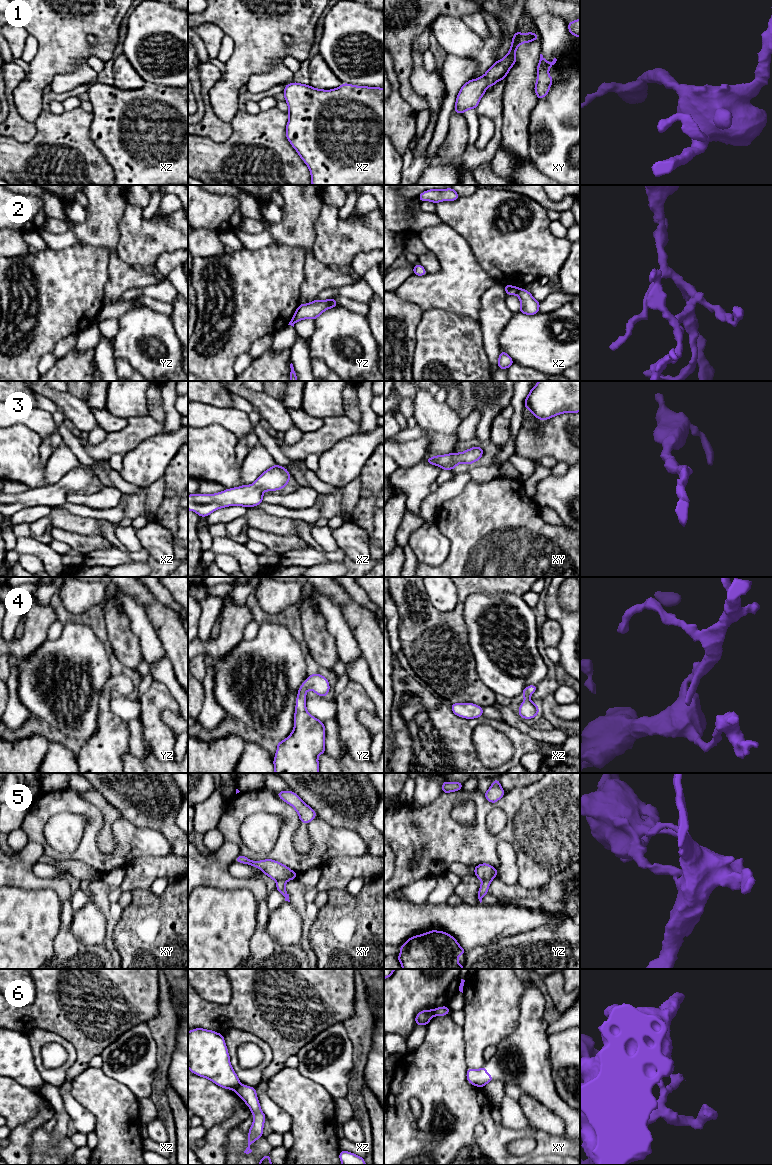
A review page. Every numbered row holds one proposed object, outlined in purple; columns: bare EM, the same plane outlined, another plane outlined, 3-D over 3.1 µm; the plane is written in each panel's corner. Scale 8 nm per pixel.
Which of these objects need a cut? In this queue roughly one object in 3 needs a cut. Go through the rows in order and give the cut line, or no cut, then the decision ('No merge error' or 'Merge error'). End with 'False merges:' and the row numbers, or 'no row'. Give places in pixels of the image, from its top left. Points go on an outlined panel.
1: No split. No merge error
2: Split along xz (520, 289), (516, 293). Merge error
3: No split. No merge error
4: No split. No merge error
5: Split along xy (286, 881), (277, 882). Merge error
6: Split along xz (240, 1083), (234, 1089). Merge error
False merges: 2, 5, 6

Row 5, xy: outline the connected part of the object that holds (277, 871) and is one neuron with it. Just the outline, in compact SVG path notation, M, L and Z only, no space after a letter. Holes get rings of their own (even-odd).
M239 855L235 862L244 863L248 865L252 865L253 867L257 867L261 869L263 874L266 874L271 879L278 881L289 881L297 878L297 873L292 871L286 865L279 863L278 861L272 859L266 859L261 861L253 861L248 859L243 855Z

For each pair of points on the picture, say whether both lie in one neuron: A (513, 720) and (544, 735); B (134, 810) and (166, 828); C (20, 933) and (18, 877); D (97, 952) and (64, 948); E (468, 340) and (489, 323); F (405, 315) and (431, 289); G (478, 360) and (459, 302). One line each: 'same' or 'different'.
A: same
B: same
C: different
D: same
E: different
F: different
G: different

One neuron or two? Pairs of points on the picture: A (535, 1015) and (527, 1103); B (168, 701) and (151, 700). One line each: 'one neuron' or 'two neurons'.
A: two neurons
B: one neuron

